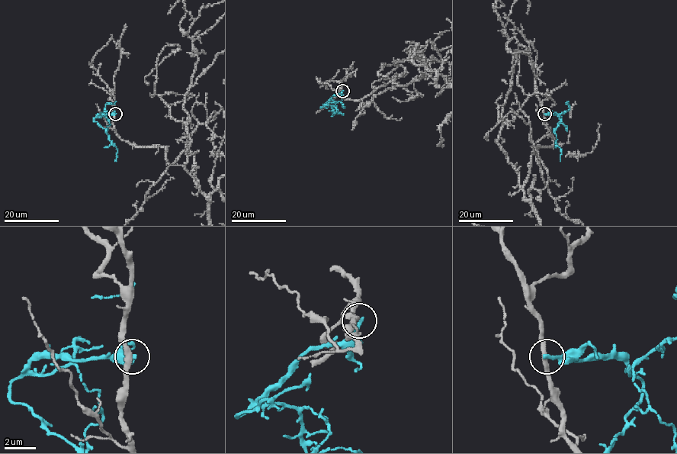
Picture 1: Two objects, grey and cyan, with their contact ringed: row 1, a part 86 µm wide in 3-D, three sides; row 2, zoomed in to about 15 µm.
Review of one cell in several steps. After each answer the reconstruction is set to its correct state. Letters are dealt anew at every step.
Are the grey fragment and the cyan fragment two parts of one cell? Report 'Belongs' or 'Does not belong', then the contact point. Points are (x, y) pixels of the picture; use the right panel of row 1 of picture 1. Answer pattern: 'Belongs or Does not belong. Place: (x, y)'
Does not belong. Place: (544, 114)

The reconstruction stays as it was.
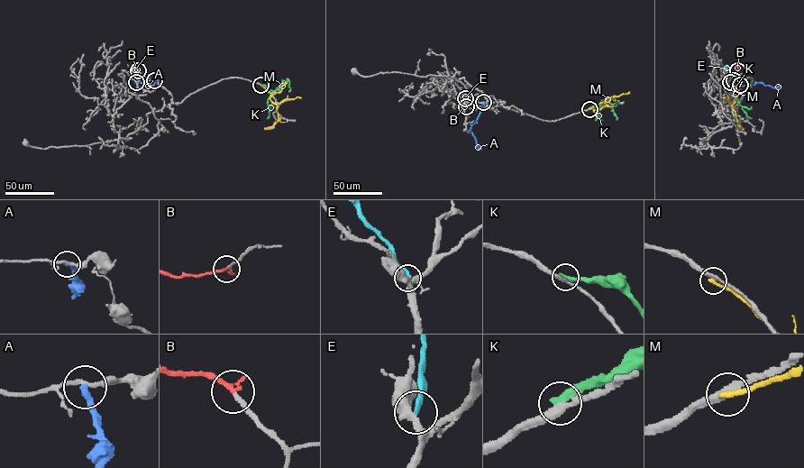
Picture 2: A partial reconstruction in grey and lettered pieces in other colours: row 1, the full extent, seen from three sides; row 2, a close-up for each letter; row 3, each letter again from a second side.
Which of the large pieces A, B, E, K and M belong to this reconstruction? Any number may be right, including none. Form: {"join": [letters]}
{"join": ["B"]}

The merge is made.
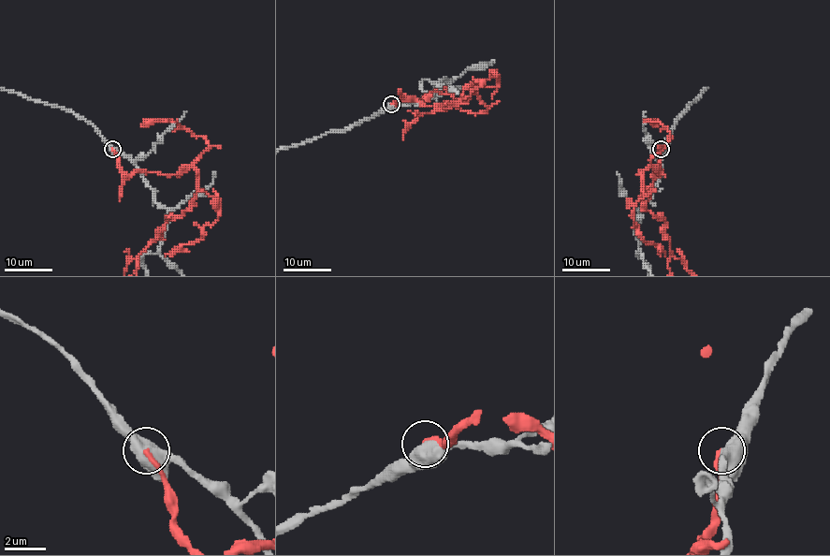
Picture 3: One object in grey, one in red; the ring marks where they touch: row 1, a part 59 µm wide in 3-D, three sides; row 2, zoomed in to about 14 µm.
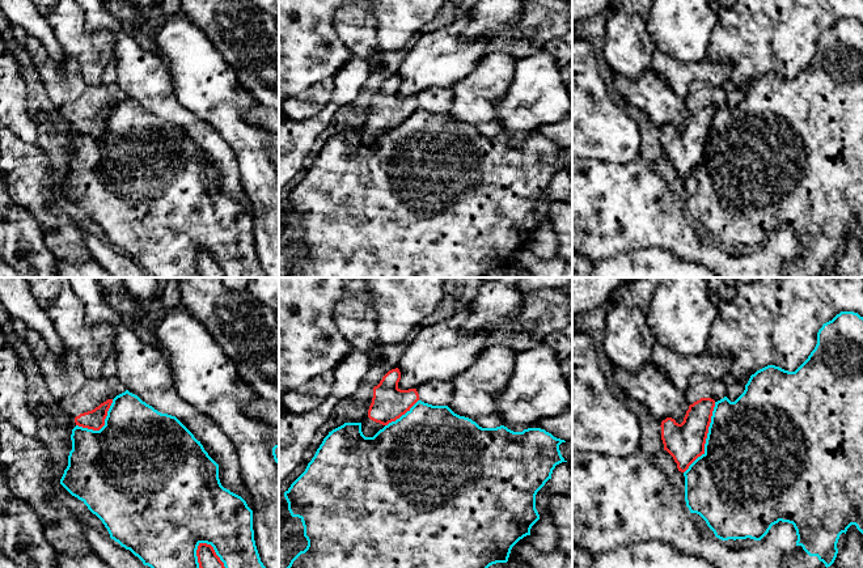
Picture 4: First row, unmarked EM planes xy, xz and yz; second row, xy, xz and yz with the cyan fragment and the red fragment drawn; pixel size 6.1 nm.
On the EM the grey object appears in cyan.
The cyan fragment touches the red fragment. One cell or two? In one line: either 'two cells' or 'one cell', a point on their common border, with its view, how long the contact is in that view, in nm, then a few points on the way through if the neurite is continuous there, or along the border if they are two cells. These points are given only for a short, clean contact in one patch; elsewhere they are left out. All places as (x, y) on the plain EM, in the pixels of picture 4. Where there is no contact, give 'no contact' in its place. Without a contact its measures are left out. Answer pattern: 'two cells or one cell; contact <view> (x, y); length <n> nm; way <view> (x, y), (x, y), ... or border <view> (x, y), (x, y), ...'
two cells; contact yz (707, 144); length 480 nm

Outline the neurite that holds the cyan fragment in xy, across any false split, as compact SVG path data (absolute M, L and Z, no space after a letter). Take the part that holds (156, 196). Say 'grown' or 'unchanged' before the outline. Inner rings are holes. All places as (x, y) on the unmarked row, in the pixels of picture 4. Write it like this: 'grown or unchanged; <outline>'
unchanged; M126 97L113 106L105 126L105 132L100 137L76 132L72 136L71 147L72 157L69 158L68 173L60 186L60 191L72 203L81 207L88 216L102 228L111 246L126 257L130 257L144 272L151 274L153 277L200 277L196 257L200 250L207 250L213 254L227 277L266 277L254 247L253 217L241 203L221 192L219 186L219 171L208 162L200 148L198 148L175 123L158 119L152 113L143 109L138 102Z

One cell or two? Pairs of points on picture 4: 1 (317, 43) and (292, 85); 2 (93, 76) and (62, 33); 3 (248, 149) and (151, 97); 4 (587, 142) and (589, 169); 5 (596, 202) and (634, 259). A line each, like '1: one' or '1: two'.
1: one
2: one
3: two
4: two
5: two

